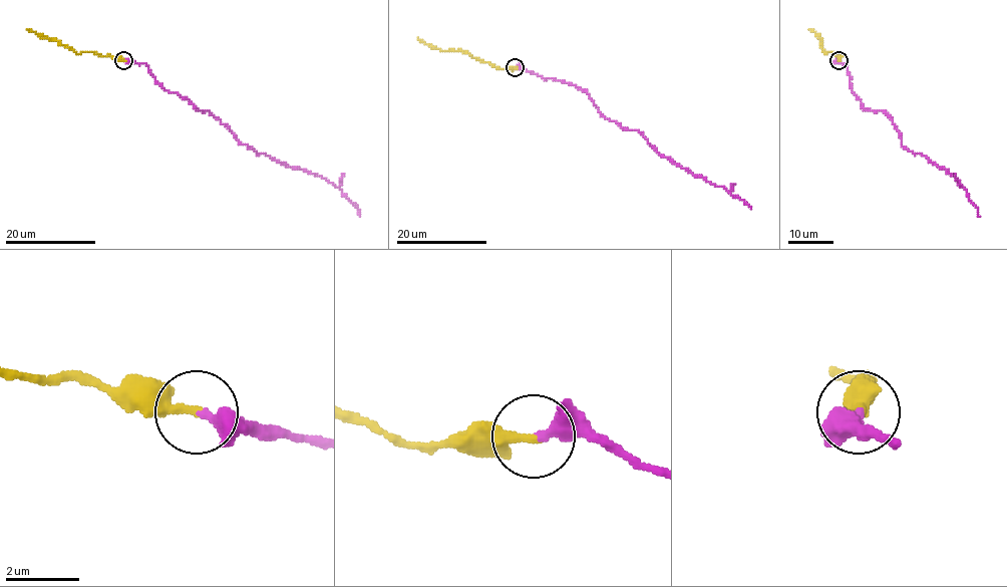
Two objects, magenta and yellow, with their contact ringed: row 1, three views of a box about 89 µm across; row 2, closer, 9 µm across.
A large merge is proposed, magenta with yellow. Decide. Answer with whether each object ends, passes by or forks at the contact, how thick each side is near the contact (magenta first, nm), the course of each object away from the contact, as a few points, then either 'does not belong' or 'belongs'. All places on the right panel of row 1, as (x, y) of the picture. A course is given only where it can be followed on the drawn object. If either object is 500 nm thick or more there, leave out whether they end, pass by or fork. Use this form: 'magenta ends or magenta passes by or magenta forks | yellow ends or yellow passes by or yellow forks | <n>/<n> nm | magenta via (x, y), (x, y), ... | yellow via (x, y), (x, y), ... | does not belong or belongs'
magenta ends | yellow ends | 320/320 nm | magenta via (838, 60), (848, 68), (851, 89), (864, 108), (883, 110), (900, 132), (902, 144), (957, 179), (980, 217) | yellow via (838, 60), (840, 56), (825, 53), (820, 45), (821, 39), (808, 30) | belongs

